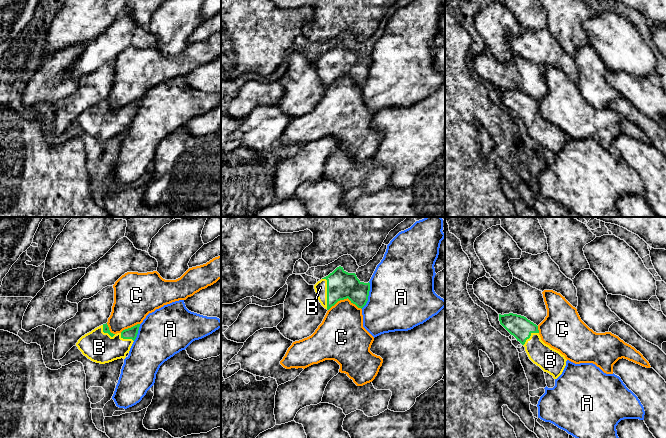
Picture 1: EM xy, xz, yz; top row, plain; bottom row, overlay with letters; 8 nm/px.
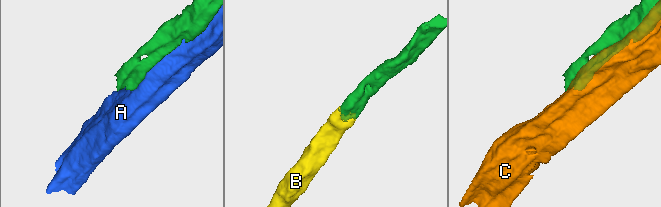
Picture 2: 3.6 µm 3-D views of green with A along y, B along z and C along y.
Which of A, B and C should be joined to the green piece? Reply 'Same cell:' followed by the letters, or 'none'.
Same cell: B

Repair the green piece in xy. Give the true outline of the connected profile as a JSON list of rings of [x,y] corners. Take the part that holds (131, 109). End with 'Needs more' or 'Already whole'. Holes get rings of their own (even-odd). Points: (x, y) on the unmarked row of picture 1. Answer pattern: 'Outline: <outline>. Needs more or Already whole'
Outline: [[[103,100],[82,112],[76,122],[84,132],[93,138],[105,140],[117,135],[125,135],[137,113],[140,100],[113,110]]]. Needs more

